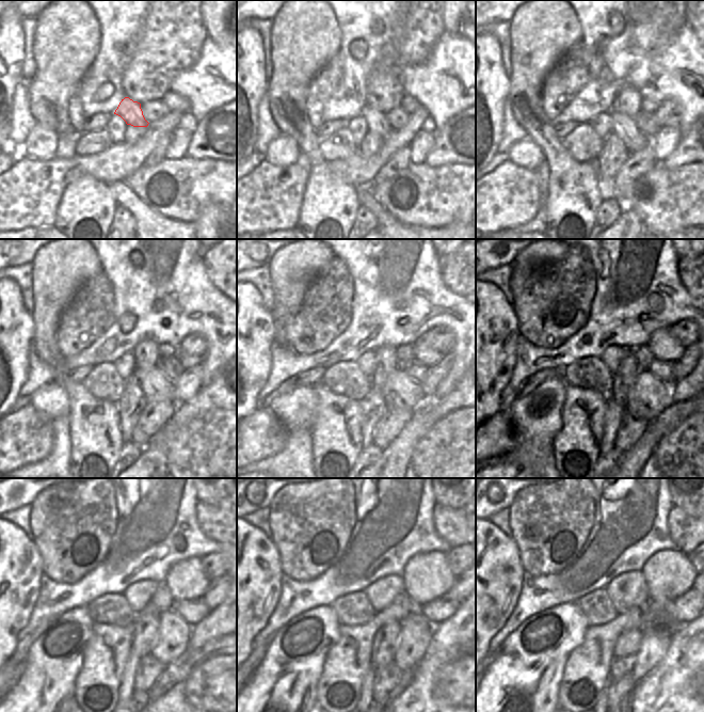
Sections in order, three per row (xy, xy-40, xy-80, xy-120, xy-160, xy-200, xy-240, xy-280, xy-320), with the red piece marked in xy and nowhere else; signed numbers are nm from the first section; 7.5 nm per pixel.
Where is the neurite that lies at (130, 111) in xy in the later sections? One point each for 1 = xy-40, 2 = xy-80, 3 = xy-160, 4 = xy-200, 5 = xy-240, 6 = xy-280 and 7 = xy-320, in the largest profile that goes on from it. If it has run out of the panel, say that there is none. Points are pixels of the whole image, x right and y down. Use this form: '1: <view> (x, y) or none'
1: xy-40 (377, 121)
2: xy-80 (623, 126)
3: xy-160 (401, 391)
4: xy-200 (649, 396)
5: xy-240 (175, 633)
6: xy-280 (416, 631)
7: xy-320 (652, 649)

